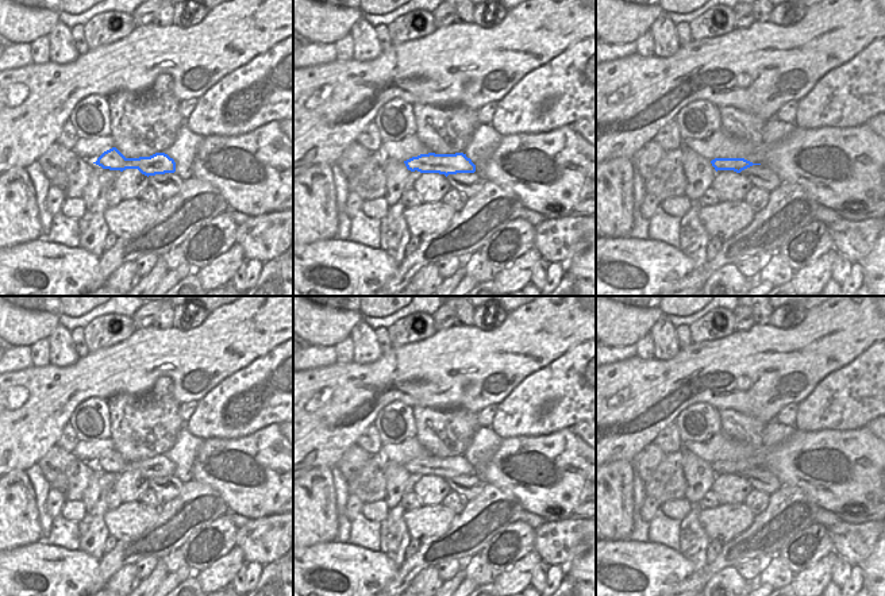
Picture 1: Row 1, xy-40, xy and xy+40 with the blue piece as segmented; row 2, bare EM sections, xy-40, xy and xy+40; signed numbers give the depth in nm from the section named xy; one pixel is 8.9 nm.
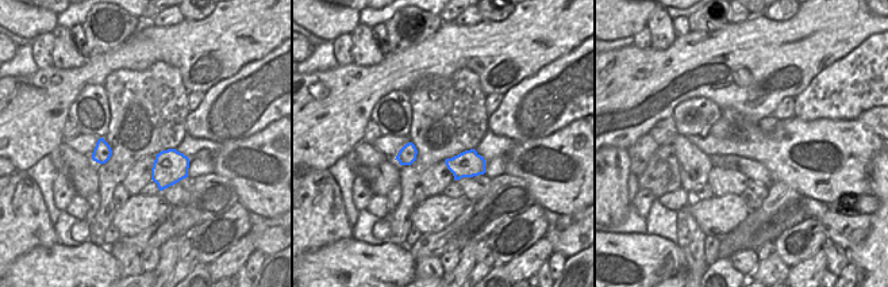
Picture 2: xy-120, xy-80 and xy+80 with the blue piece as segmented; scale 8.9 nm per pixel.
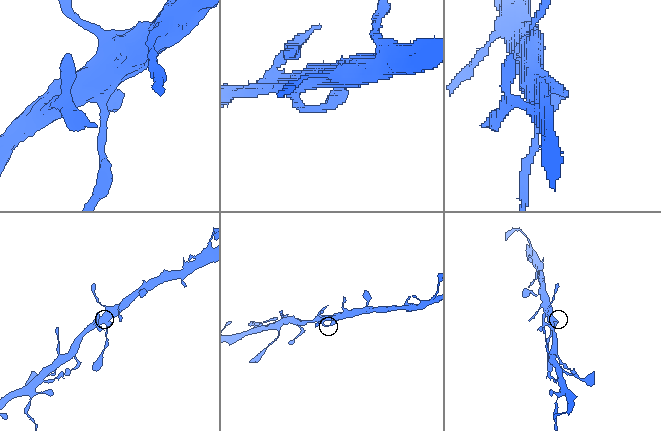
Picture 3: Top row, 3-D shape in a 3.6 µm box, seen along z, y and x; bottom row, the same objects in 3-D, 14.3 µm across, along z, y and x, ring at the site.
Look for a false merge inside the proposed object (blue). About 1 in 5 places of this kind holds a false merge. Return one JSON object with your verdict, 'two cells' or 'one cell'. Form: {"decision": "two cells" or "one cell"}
{"decision": "one cell"}

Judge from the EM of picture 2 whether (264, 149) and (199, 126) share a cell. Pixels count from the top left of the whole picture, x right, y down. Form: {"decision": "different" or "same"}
{"decision": "different"}

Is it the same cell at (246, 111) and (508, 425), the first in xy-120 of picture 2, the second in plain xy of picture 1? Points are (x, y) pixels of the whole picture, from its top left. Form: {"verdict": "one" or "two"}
{"verdict": "one"}

